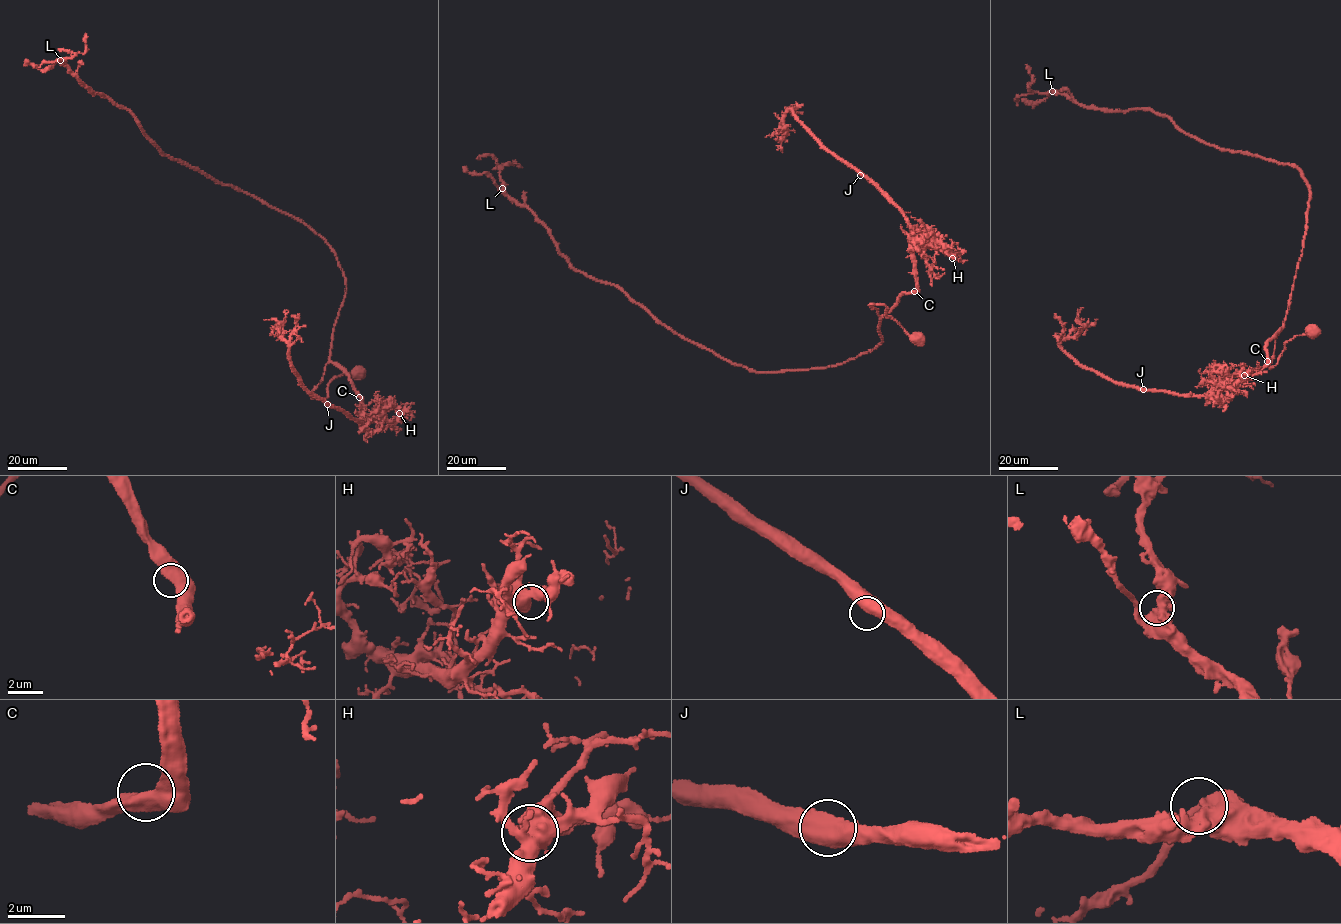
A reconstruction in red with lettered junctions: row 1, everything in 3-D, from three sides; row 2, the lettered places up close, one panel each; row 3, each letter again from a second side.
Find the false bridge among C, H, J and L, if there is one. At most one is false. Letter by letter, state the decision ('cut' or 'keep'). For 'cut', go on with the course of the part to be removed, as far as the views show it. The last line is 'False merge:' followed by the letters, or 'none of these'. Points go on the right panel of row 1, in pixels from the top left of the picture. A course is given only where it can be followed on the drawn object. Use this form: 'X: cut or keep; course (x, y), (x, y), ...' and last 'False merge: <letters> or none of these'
C: keep
H: keep
J: keep
L: keep
False merge: none of these

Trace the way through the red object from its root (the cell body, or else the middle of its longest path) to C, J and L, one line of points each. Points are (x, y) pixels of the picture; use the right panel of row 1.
C: (1313, 331), (1297, 335), (1287, 342), (1278, 363), (1270, 368), (1275, 338), (1281, 329), (1266, 346), (1267, 362)
J: (1313, 331), (1287, 342), (1270, 368), (1281, 329), (1266, 346), (1265, 366), (1225, 376), (1203, 394), (1143, 389)
L: (1313, 331), (1270, 368), (1306, 228), (1310, 189), (1297, 167), (1201, 143), (1150, 110), (1086, 108), (1052, 91)

